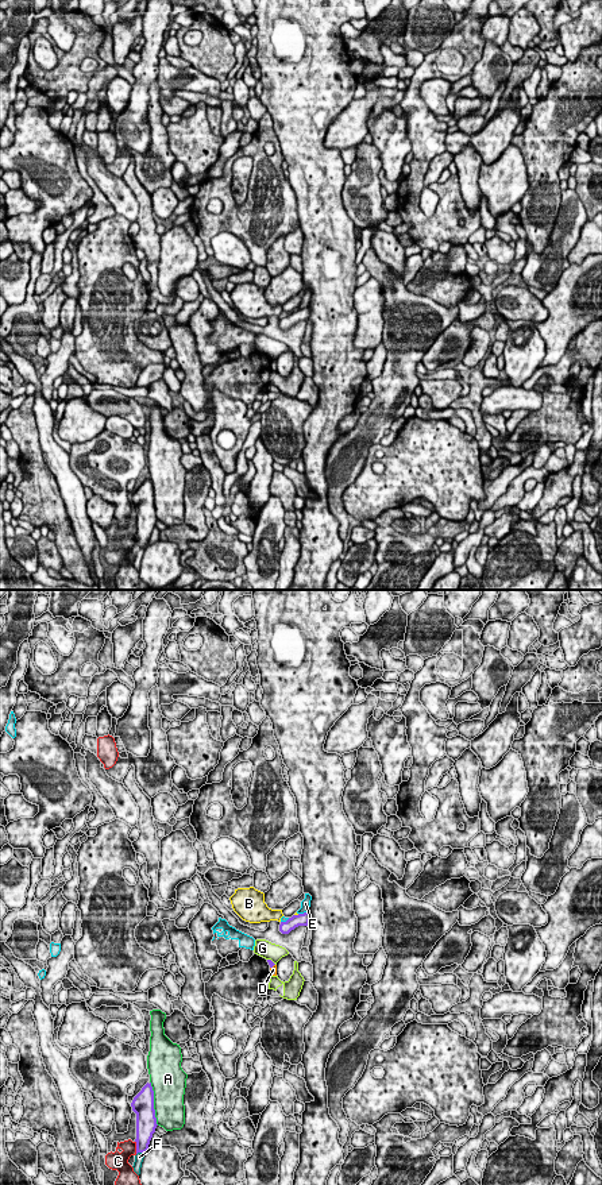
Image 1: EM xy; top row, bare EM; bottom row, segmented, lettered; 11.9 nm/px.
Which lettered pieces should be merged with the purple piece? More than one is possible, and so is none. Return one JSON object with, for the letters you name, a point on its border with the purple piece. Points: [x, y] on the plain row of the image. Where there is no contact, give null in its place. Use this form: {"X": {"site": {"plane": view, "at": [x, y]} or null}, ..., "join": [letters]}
{"join": []}

